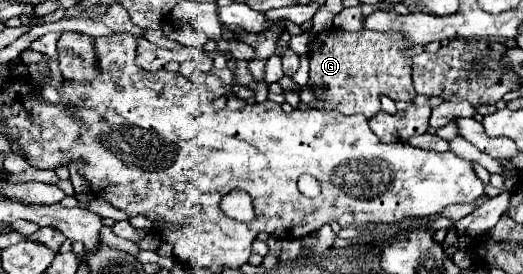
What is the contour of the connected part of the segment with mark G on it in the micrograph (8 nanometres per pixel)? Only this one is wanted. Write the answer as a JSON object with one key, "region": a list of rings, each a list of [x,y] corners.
{"region":[[[330,28],[320,32],[310,46],[310,78],[300,90],[300,100],[308,104],[308,108],[316,110],[340,110],[342,114],[364,114],[372,118],[380,110],[380,96],[386,94],[392,100],[412,100],[416,90],[412,86],[412,60],[404,58],[400,52],[406,48],[404,38],[400,34],[388,32],[346,32],[338,28]]]}

